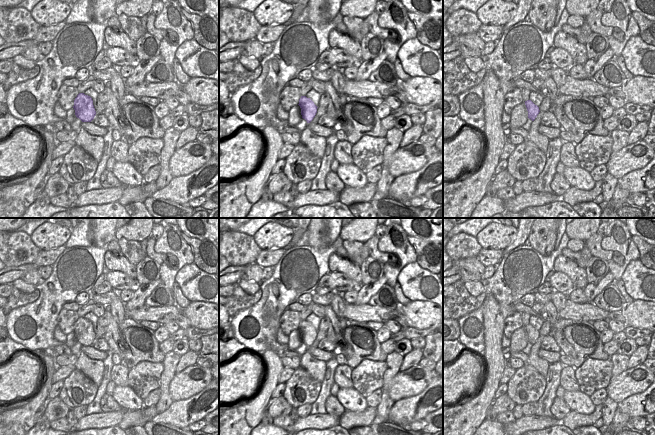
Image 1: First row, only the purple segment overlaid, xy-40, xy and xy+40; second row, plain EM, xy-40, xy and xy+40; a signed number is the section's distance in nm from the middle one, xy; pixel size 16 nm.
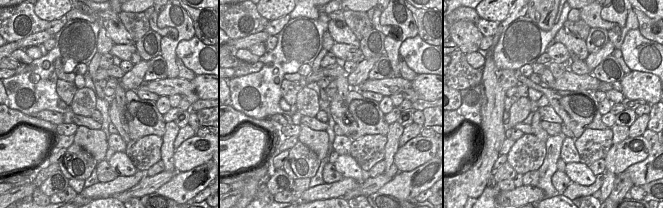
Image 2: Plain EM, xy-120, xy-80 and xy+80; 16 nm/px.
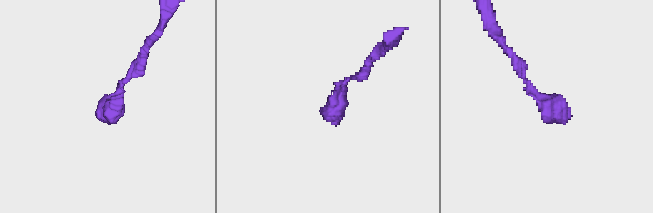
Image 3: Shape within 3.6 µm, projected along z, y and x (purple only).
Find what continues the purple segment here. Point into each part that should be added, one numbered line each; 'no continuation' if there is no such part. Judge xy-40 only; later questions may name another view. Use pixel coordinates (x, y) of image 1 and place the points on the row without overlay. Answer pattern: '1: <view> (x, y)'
no continuation

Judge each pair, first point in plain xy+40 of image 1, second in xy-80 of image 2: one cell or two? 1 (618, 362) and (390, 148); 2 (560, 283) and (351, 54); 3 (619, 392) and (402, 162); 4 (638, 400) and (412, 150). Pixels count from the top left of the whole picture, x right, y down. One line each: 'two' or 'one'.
1: one
2: one
3: one
4: two

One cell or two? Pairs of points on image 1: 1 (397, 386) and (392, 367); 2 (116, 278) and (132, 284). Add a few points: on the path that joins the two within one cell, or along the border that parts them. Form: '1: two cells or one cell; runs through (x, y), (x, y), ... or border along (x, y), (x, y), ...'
1: two cells; border along (399, 371), (388, 383), (388, 395), (390, 398)
2: one cell; runs through (120, 281), (128, 283)

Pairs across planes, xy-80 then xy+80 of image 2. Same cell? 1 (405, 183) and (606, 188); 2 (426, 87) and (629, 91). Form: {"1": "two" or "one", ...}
{"1": "two", "2": "one"}

